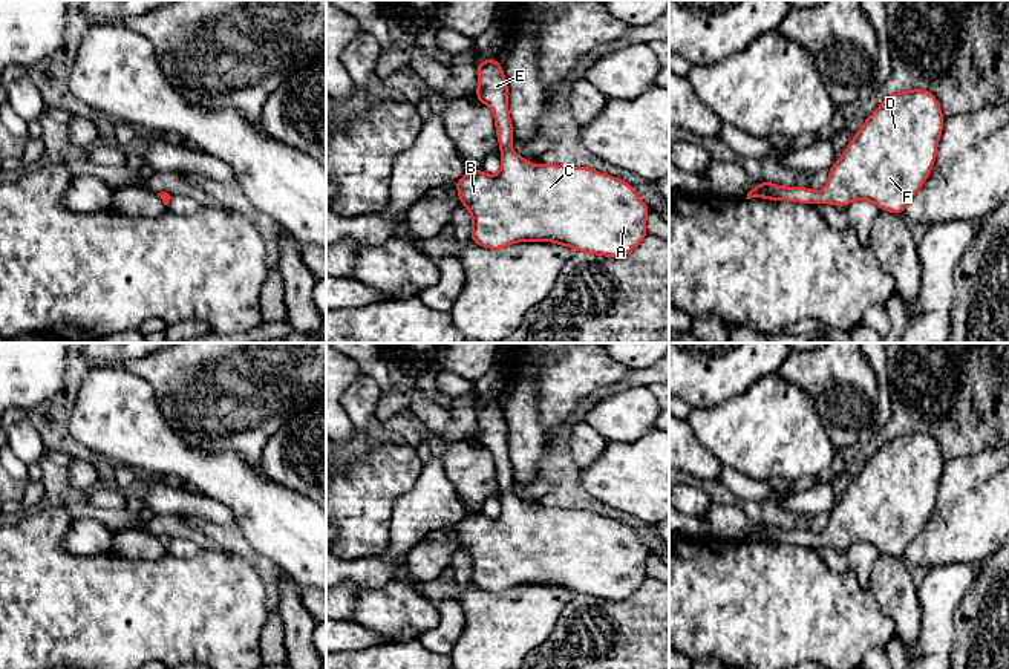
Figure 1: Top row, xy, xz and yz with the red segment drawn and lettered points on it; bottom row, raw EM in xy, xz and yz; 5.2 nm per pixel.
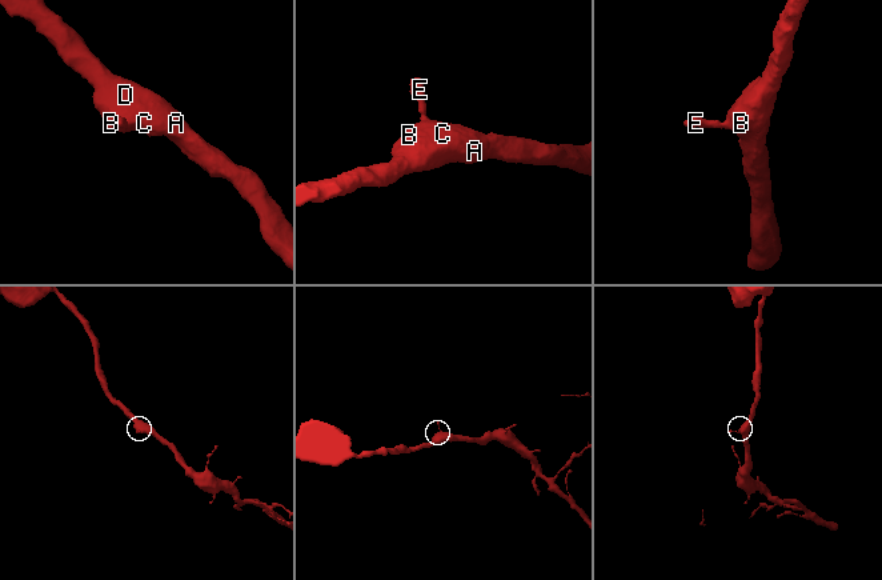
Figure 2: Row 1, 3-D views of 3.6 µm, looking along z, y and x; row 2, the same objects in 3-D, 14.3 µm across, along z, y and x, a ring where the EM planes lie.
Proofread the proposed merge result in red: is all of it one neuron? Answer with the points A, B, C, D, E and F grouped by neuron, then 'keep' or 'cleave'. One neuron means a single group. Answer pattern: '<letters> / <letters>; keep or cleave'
A B C D E F; keep

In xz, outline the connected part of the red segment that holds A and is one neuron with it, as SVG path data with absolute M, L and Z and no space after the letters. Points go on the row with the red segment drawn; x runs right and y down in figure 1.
M498 58L479 61L476 77L475 96L493 112L502 167L493 176L476 168L455 182L459 204L472 214L470 240L488 250L502 250L519 242L551 242L609 259L623 257L635 250L648 236L646 220L651 208L634 187L589 167L530 164L510 148L514 135L508 110L508 84Z

